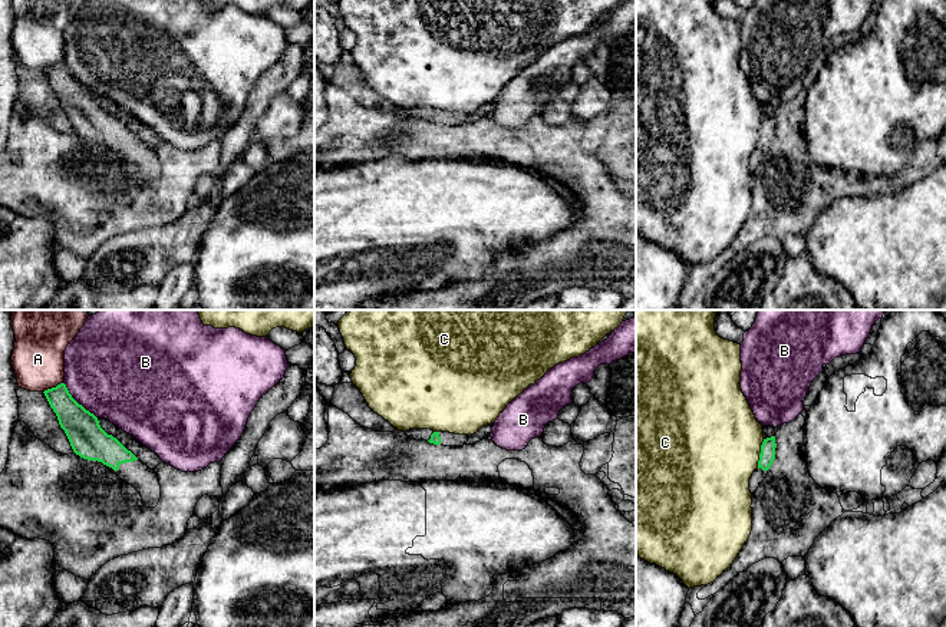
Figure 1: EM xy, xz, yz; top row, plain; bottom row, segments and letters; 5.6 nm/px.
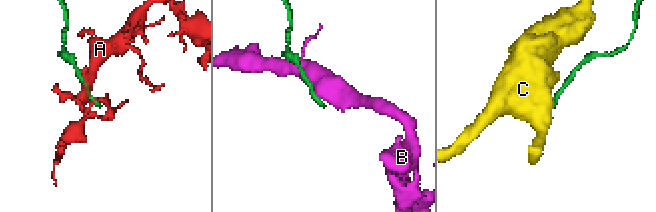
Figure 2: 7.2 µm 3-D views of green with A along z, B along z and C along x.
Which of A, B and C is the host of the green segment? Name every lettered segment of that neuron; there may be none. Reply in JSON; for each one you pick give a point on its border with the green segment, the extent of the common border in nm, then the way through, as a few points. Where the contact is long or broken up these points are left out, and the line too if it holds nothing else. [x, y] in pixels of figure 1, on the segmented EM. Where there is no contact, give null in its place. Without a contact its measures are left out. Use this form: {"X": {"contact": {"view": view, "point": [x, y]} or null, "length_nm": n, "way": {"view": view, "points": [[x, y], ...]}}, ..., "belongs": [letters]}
{"belongs": []}

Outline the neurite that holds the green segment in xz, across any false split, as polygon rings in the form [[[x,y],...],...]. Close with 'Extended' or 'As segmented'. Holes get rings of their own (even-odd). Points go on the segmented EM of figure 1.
[[[409,429],[405,432],[409,439],[426,440],[442,446],[462,446],[468,442],[468,435],[455,435],[449,432],[434,432],[431,429]]]. Extended

